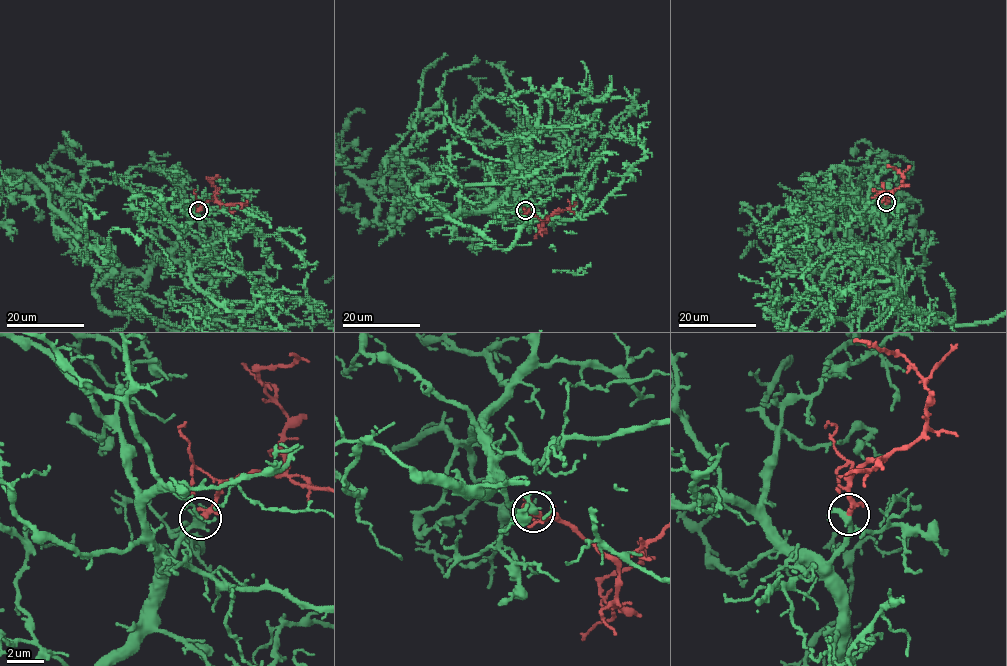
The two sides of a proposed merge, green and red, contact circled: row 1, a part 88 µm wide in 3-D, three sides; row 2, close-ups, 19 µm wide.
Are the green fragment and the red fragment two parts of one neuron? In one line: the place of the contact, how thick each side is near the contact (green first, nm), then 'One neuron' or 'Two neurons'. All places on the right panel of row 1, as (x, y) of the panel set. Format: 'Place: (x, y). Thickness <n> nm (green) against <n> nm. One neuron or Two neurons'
Place: (886, 202). Thickness 340 nm (green) against 240 nm. One neuron

